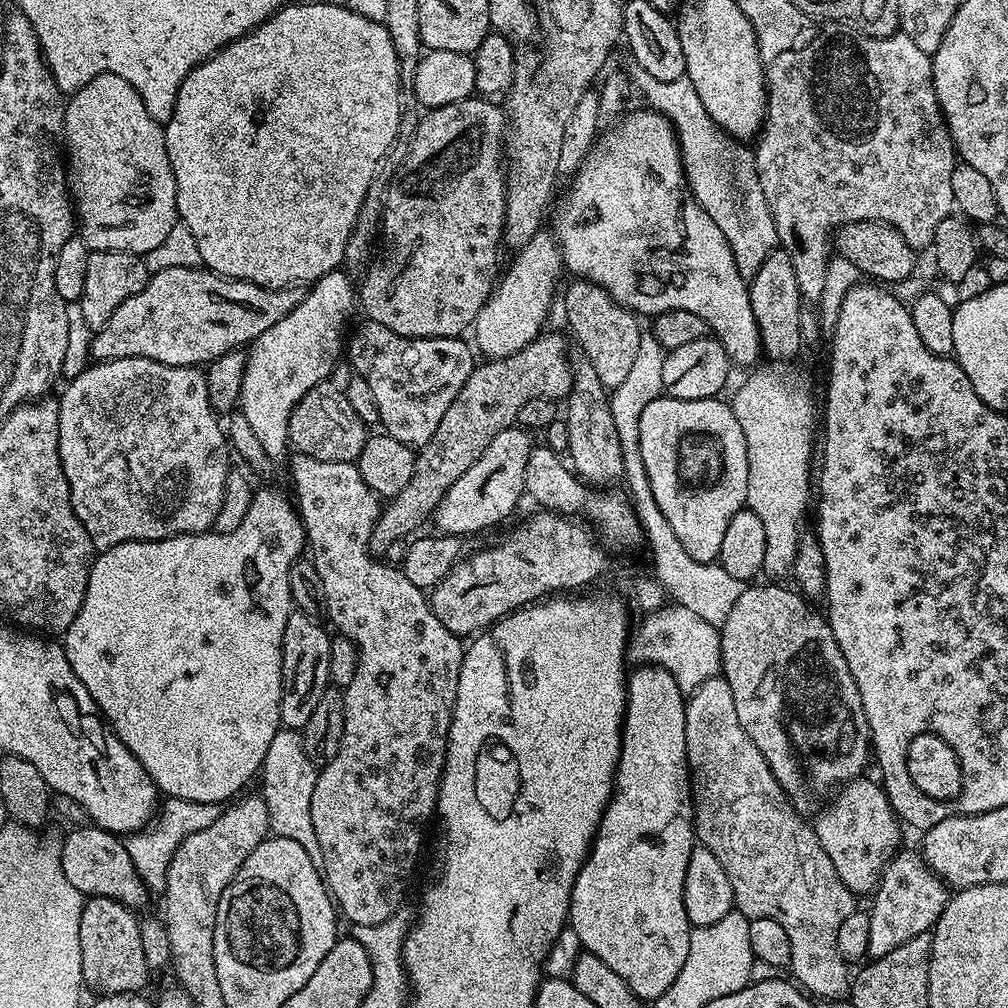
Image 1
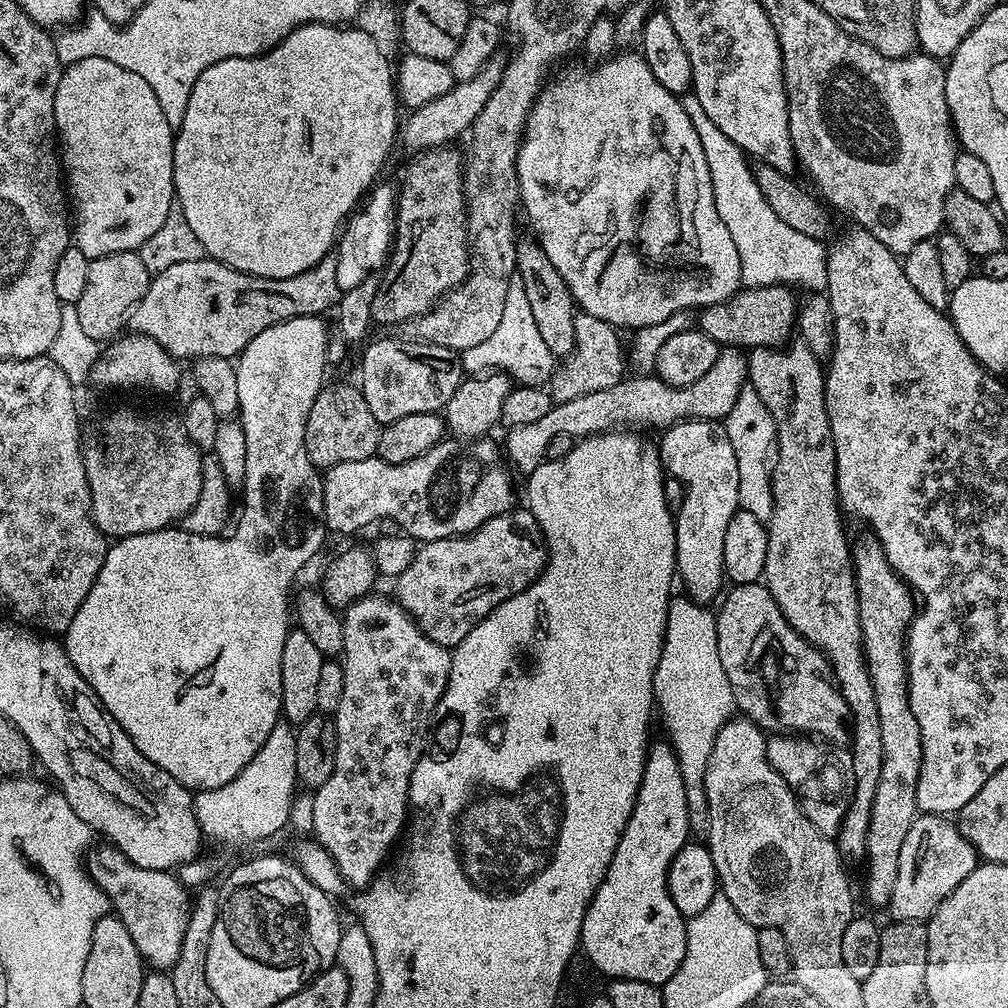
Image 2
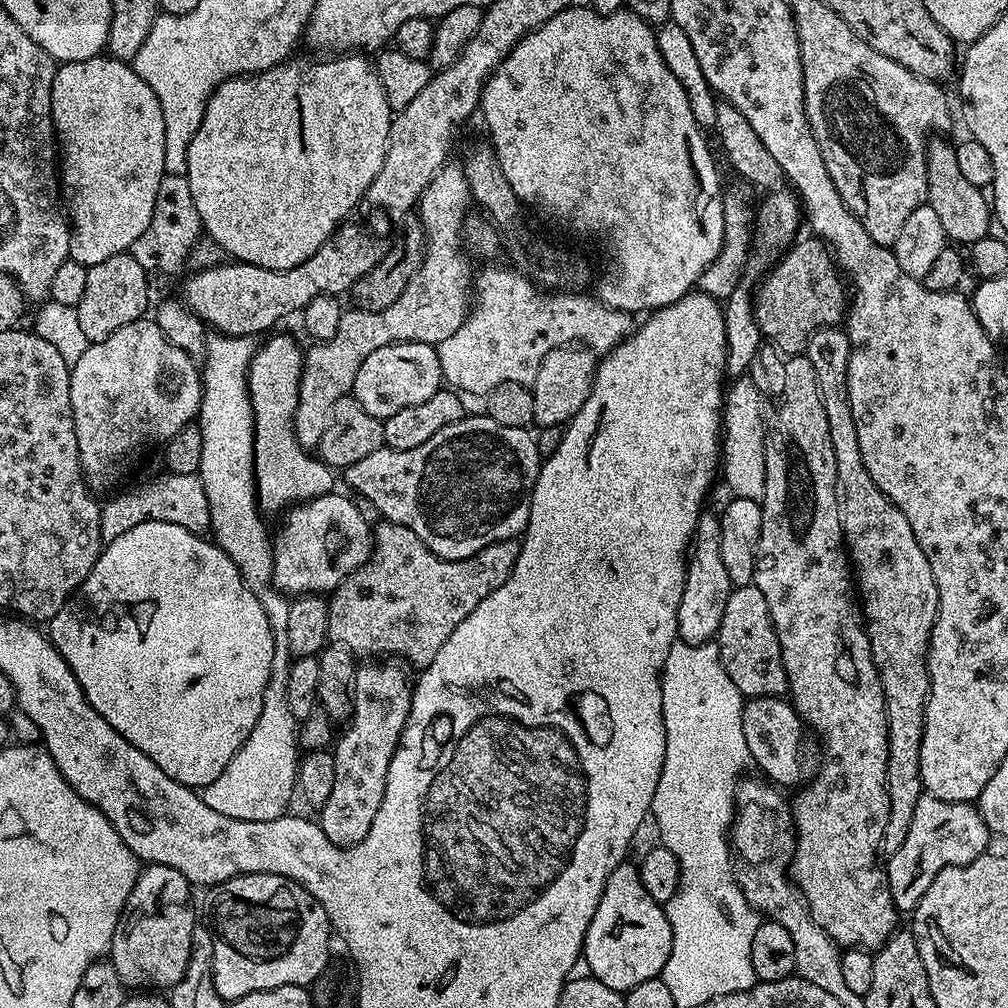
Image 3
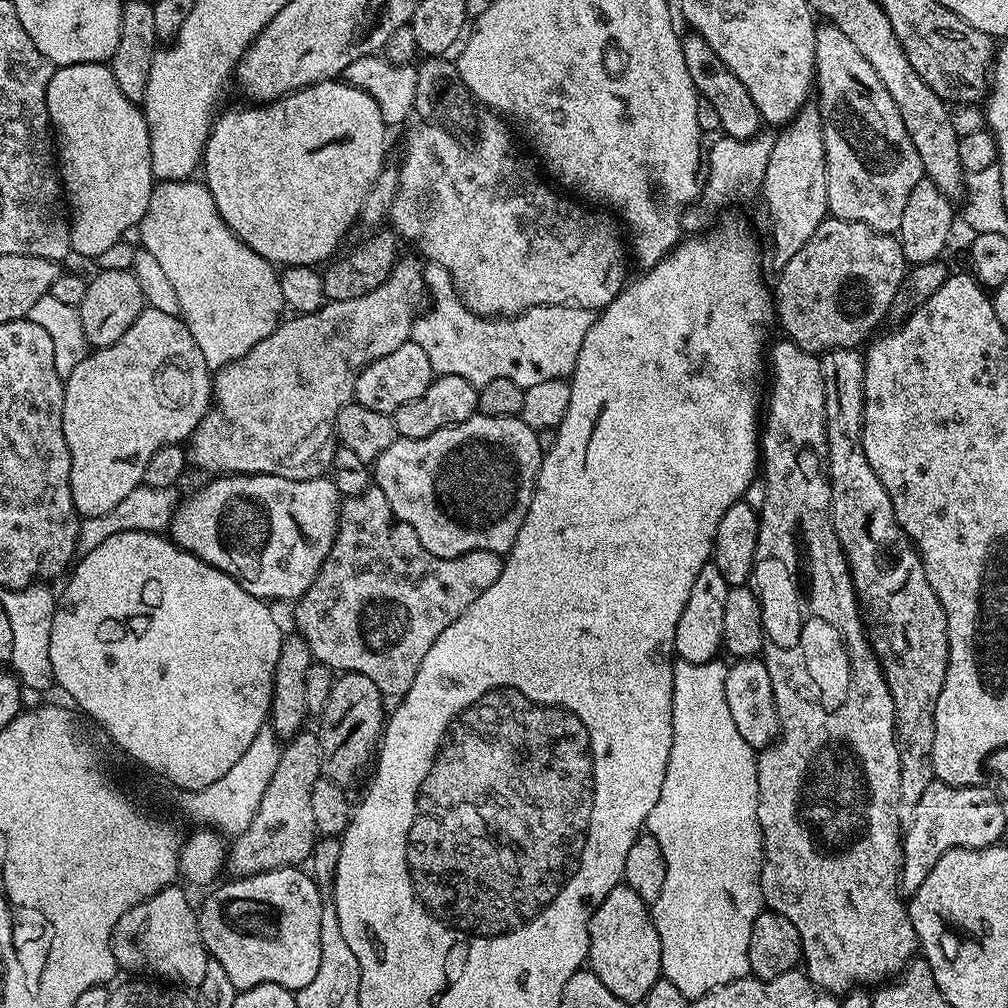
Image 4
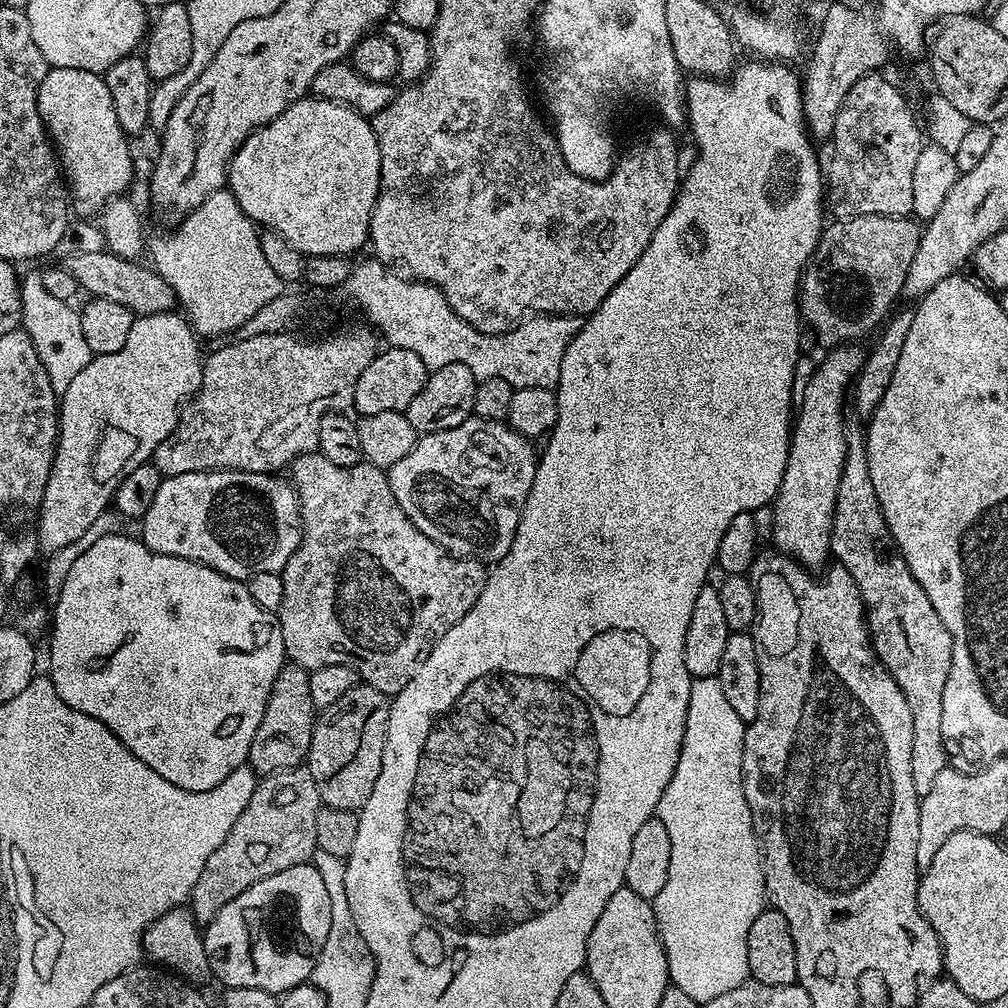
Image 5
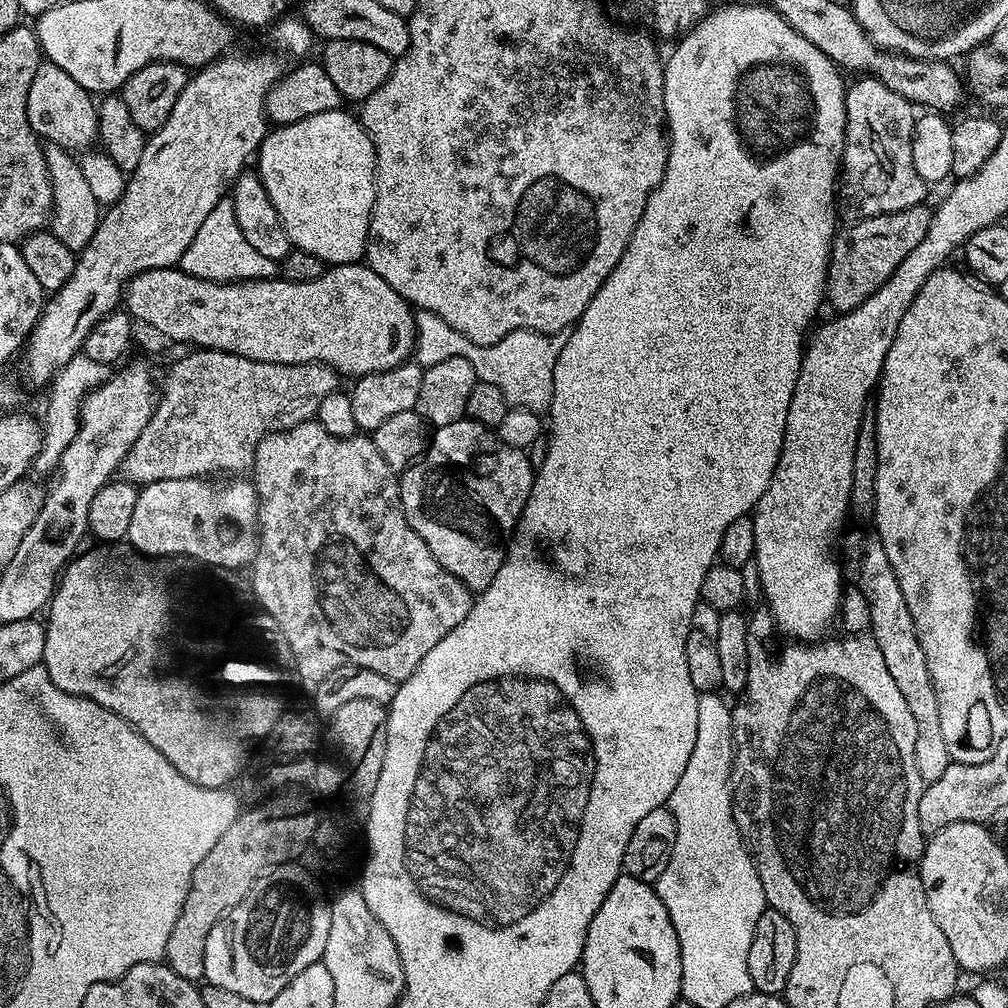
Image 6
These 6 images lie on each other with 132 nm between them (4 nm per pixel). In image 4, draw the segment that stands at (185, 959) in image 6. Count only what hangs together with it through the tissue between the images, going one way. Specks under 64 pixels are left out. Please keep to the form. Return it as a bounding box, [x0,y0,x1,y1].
[226,730,322,877]

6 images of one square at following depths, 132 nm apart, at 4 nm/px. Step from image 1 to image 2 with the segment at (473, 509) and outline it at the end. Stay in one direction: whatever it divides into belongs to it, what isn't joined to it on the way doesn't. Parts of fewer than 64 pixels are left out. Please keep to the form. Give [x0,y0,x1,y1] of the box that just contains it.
[502,347,749,474]

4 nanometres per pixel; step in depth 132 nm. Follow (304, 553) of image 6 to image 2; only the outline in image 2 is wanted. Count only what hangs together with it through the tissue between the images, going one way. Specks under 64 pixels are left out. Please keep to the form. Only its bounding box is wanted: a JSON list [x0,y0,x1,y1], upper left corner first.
[395,506,548,650]

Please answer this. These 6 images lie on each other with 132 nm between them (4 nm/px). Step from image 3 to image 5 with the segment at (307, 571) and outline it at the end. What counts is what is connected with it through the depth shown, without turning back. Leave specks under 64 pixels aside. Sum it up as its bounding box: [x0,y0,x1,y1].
[139,470,300,582]

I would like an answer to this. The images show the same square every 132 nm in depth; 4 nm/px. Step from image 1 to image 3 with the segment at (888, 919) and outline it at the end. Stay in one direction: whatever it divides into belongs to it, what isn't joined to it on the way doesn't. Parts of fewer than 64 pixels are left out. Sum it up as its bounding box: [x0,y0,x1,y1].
[886,794,989,914]

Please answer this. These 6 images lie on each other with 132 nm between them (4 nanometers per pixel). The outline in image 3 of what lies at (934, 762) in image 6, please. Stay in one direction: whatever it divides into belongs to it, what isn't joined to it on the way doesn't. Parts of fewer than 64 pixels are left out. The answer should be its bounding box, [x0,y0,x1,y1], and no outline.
[806,326,940,857]

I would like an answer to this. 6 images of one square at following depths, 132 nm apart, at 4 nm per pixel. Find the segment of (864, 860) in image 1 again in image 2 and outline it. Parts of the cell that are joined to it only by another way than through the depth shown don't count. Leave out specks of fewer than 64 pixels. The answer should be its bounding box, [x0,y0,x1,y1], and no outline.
[766,734,856,836]

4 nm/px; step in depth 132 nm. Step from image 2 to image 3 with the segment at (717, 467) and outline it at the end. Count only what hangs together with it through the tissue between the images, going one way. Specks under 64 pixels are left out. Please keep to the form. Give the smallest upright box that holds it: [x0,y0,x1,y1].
[678,515,734,644]

